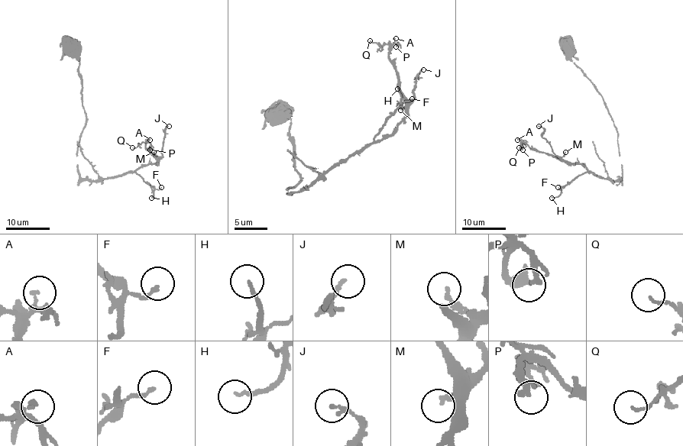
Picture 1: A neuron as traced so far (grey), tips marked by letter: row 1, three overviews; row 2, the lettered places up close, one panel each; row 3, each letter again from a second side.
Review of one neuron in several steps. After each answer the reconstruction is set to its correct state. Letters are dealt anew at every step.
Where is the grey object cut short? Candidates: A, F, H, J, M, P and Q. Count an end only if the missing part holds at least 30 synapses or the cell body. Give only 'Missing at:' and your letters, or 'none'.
Missing at: none

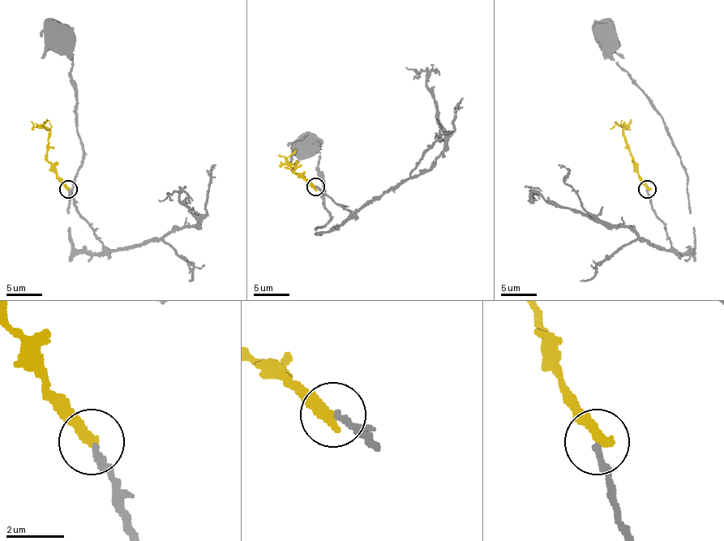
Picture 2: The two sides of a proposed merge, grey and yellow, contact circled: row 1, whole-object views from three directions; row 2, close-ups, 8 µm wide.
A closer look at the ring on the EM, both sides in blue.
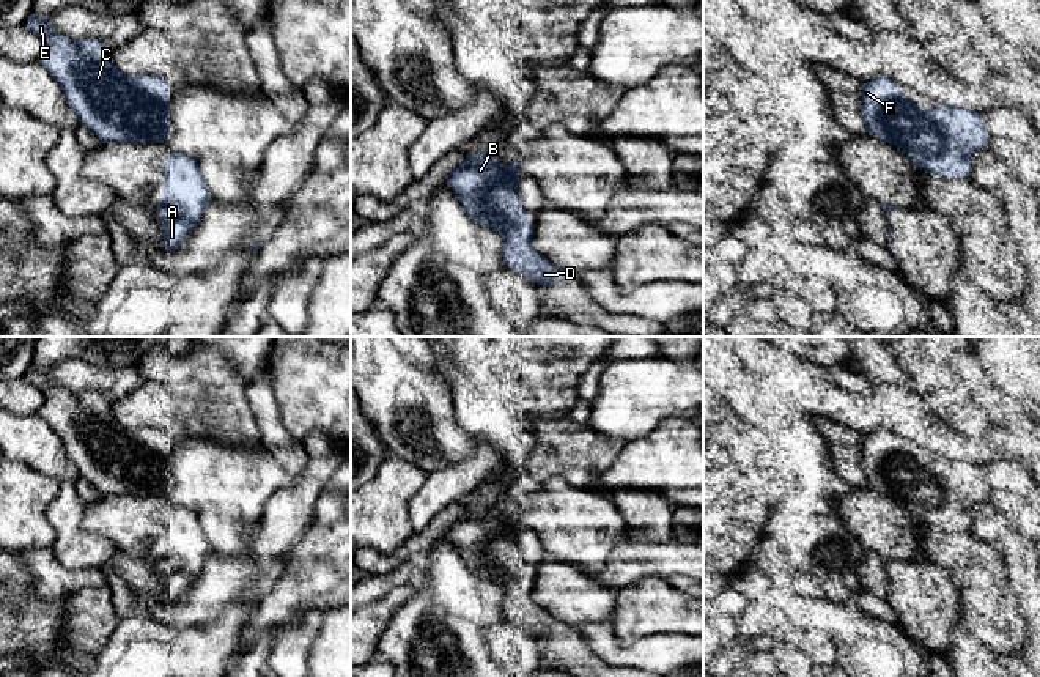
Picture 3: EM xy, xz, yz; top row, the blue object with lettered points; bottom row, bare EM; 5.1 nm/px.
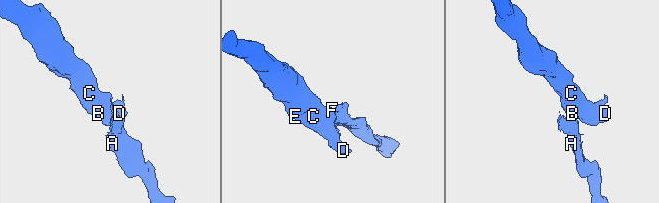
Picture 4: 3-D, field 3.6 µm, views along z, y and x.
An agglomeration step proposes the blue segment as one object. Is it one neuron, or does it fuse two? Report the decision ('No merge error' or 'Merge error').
No merge error

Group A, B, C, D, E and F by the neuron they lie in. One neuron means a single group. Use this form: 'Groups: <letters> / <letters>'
Groups: A B C D E F

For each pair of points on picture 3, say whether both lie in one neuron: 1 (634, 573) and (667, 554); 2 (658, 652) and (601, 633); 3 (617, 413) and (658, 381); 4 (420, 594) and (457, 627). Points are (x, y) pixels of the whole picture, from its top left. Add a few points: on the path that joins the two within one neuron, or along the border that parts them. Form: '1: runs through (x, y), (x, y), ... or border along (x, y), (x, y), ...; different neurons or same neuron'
1: runs through (642, 569), (660, 562); same neuron
2: runs through (644, 652), (619, 652), (614, 647); same neuron
3: runs through (626, 405), (639, 392), (649, 391); same neuron
4: runs through (425, 605), (446, 625); same neuron

